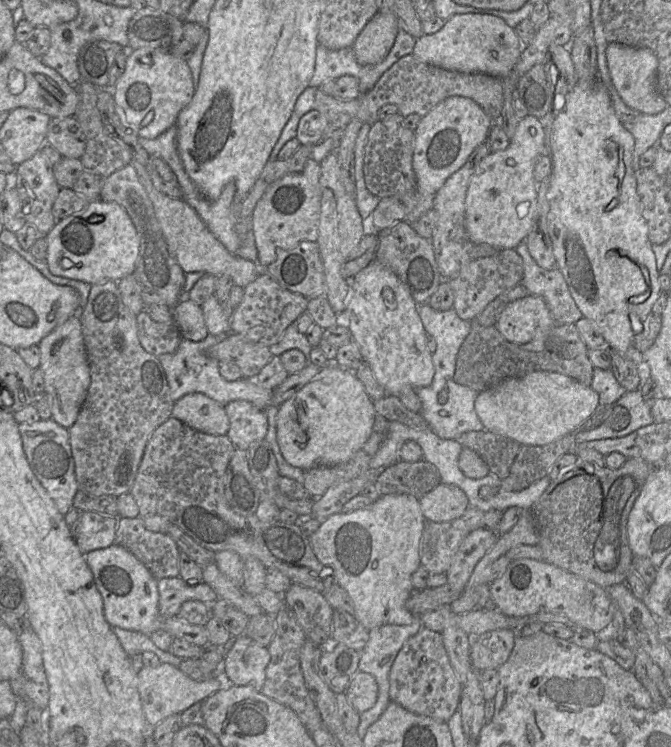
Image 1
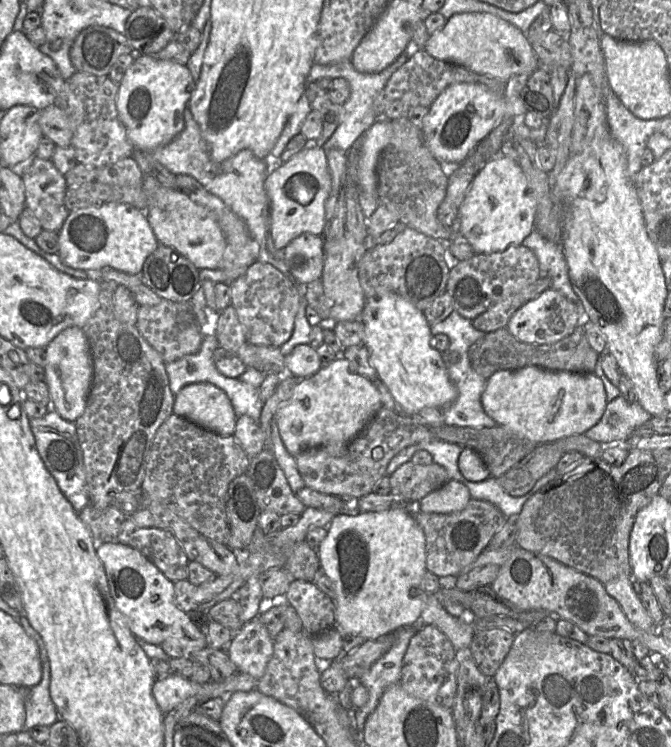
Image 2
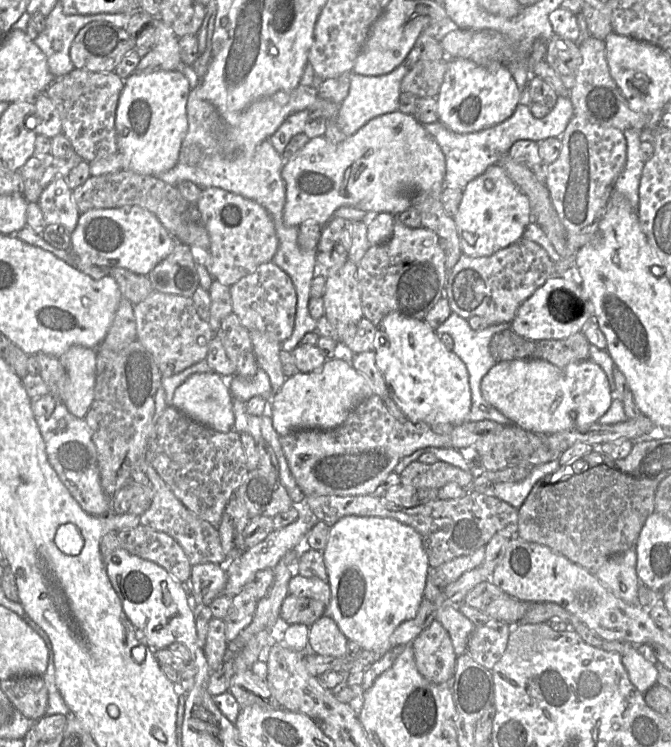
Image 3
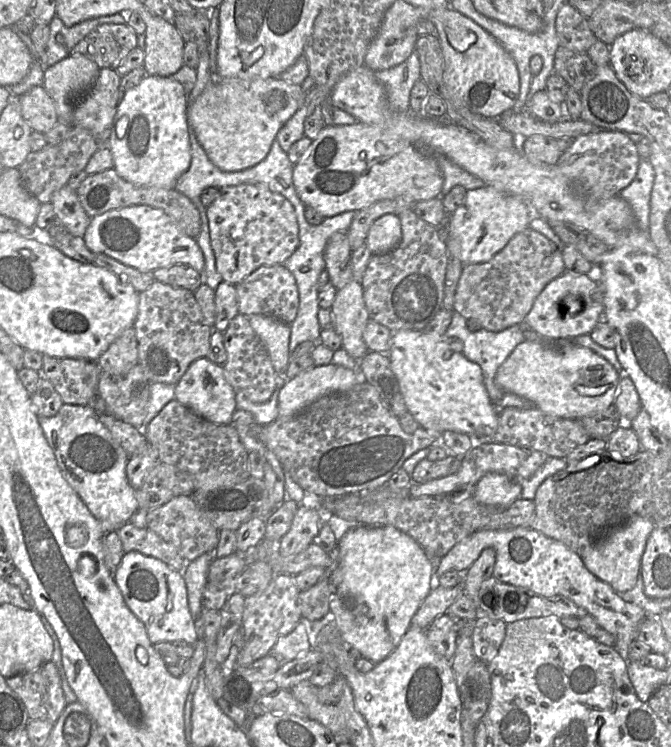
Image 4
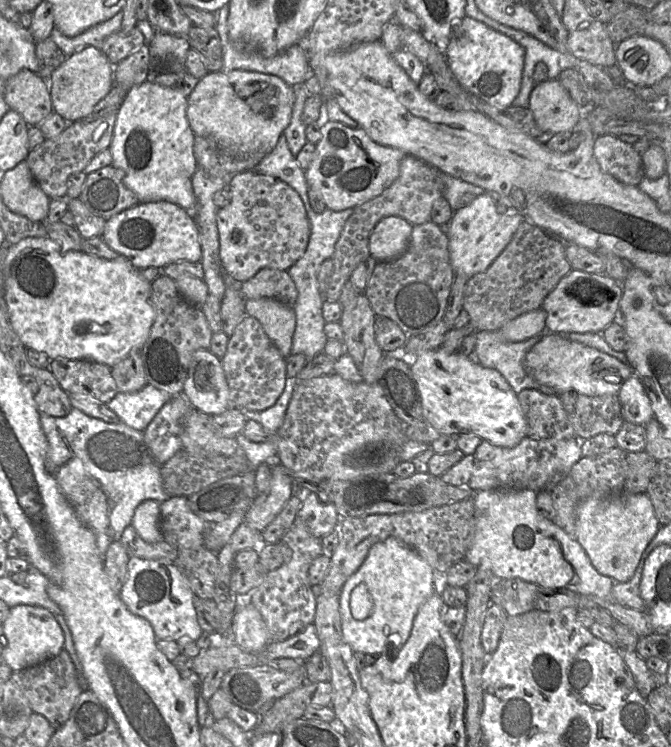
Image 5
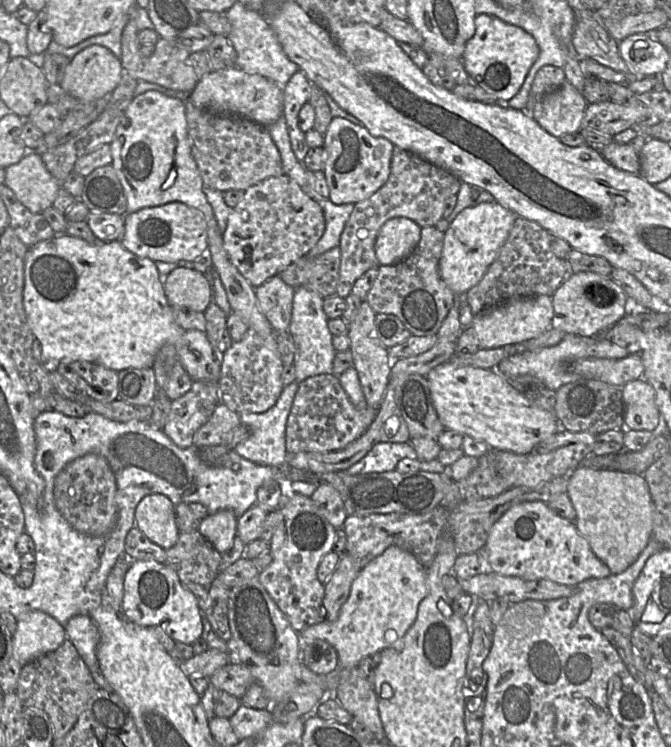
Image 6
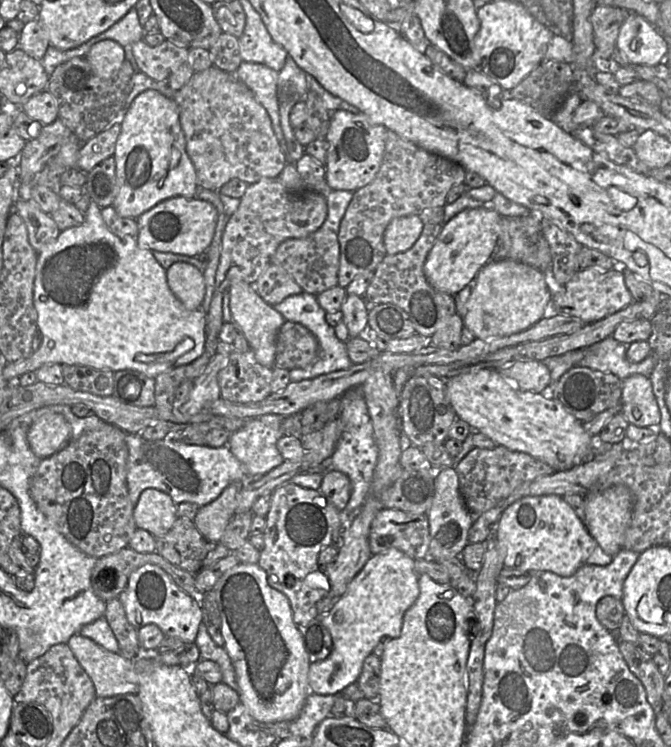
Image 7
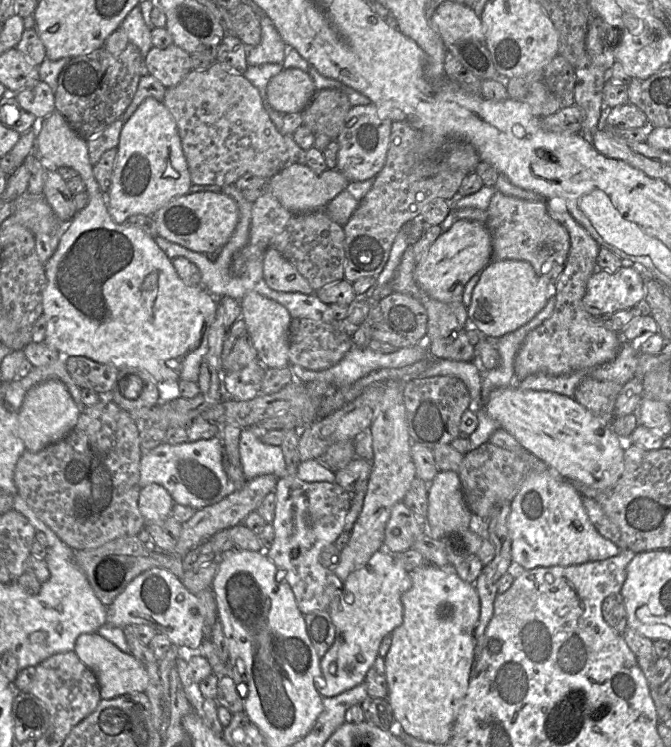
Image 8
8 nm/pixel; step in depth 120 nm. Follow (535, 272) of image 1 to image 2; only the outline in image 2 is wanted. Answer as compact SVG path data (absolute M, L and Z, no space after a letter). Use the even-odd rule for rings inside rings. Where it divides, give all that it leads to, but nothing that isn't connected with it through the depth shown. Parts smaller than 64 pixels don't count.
M534 230L523 240L523 246L531 249L539 263L540 277L550 278L550 287L575 303L584 315L583 305L575 293L568 275L568 266L560 242L552 242Z

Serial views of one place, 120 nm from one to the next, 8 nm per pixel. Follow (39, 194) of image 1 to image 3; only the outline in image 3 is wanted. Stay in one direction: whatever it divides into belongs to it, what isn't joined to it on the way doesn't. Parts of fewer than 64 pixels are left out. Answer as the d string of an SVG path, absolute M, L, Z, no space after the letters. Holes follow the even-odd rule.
M66 178L51 181L42 191L37 204L48 225L62 225L68 233L74 231L80 212Z

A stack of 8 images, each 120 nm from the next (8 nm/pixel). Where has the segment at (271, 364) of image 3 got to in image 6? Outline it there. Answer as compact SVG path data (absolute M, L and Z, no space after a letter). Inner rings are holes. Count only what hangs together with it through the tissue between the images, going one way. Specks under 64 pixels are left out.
M277 274L256 287L255 295L260 311L268 319L275 333L289 331L294 288Z

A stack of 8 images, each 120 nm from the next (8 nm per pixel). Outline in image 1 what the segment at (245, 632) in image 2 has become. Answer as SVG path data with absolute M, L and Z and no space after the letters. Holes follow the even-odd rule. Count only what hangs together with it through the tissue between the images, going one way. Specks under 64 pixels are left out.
M243 634L237 637L225 658L225 674L235 686L252 686L260 692L265 683L269 662L268 647L260 646Z

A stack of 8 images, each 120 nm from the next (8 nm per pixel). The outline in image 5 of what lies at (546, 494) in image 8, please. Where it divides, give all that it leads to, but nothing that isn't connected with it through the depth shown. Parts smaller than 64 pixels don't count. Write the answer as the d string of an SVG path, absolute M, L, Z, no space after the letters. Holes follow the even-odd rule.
M528 489L476 492L475 534L464 560L476 568L487 569L494 579L520 579L543 589L611 598L613 579L597 572L575 537L538 512L537 494Z

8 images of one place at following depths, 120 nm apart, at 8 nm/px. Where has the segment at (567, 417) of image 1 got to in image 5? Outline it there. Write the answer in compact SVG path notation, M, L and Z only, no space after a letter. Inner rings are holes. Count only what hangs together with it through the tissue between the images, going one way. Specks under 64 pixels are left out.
M544 332L539 341L526 354L524 365L527 372L540 384L553 388L558 394L574 391L582 395L596 397L616 395L627 379L633 375L628 363L623 363L595 348L572 341L564 335Z

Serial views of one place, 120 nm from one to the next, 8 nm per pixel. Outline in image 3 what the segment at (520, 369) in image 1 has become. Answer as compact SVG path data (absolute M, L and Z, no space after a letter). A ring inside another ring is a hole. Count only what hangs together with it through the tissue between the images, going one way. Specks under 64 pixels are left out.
M511 329L493 336L489 350L496 363L515 359L538 359L559 368L589 359L590 343L582 332L561 340L529 340Z

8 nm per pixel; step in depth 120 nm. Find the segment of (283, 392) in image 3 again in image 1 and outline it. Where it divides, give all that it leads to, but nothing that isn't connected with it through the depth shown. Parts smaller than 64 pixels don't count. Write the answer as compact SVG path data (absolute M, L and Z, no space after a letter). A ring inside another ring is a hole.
M335 363L323 367L320 374L279 407L277 441L287 463L304 471L316 466L336 466L350 460L369 439L376 419L374 401L354 372Z

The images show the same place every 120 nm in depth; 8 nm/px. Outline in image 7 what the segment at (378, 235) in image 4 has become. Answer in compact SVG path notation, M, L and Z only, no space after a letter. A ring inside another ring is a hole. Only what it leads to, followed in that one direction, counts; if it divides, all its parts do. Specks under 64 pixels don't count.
M419 216L396 217L390 221L383 235L386 255L410 249L420 237L424 223Z

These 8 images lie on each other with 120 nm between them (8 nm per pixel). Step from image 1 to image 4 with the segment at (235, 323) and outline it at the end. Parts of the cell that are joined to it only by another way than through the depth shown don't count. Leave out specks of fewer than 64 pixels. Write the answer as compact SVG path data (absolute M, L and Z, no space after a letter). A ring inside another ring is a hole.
M283 265L261 266L235 285L239 314L260 314L292 324L296 318L299 296L293 275Z

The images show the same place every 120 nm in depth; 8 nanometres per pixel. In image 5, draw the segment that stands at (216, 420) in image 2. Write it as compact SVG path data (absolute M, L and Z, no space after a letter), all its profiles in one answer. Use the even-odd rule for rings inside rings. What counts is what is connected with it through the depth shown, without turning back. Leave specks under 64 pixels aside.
M208 349L193 352L182 391L192 407L206 414L218 415L231 408L221 359Z

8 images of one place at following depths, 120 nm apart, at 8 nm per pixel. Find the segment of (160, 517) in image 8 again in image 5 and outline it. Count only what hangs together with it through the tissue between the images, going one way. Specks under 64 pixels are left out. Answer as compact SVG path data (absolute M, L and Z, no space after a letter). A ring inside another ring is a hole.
M152 499L142 501L134 511L131 526L147 543L163 541L160 527L160 503Z

